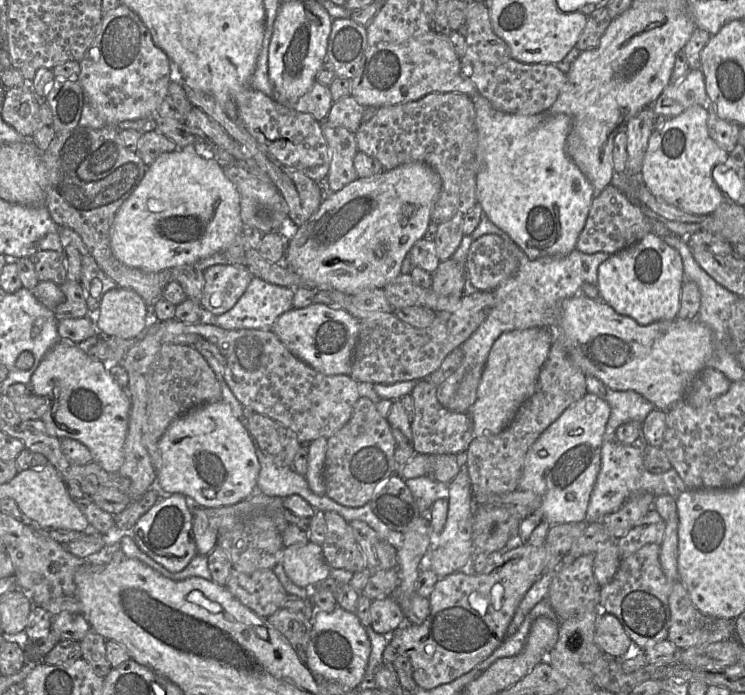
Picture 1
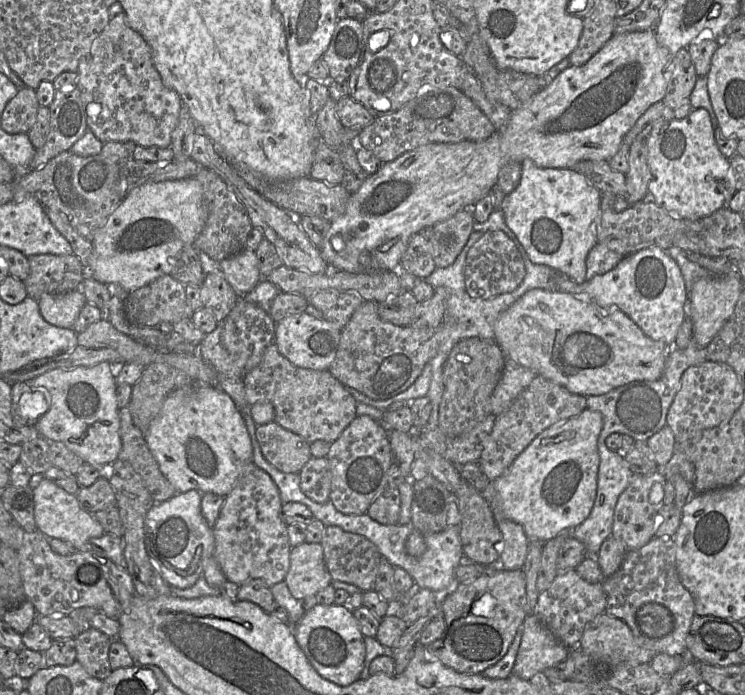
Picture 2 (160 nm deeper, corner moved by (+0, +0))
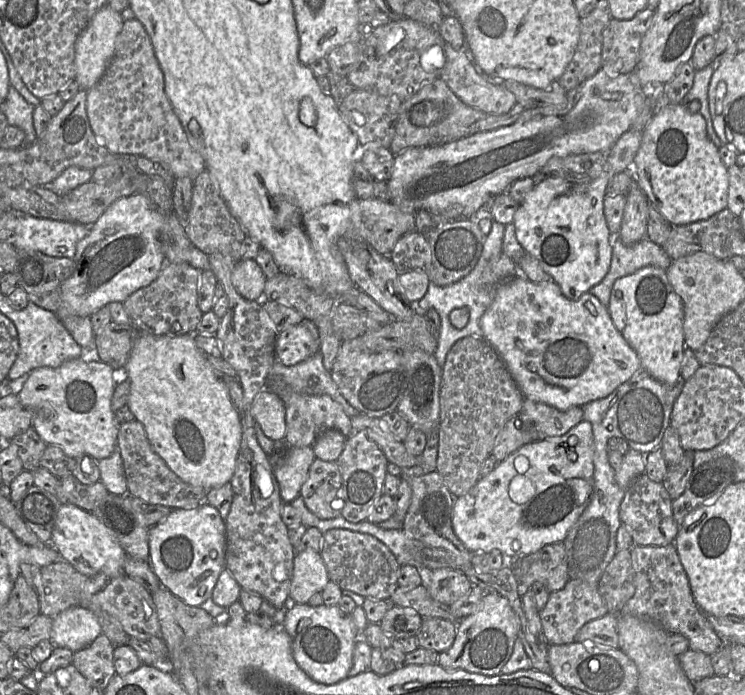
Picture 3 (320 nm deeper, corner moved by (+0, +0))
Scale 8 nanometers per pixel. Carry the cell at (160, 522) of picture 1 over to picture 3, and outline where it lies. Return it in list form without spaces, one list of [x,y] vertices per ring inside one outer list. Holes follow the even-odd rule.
[[[208,502],[194,509],[172,509],[158,524],[149,527],[149,563],[162,585],[190,606],[200,607],[212,597],[218,577],[225,568],[226,525],[218,510]]]

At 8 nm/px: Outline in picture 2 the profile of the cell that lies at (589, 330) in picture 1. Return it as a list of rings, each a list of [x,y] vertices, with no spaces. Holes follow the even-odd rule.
[[[541,288],[527,291],[503,311],[494,324],[494,333],[495,341],[505,357],[572,393],[586,397],[602,395],[634,381],[659,379],[673,347],[647,337],[624,312],[617,308],[602,307],[587,294]]]

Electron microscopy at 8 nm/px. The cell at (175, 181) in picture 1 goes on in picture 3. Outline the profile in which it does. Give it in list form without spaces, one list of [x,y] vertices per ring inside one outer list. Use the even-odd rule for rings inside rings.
[[[143,193],[121,197],[111,204],[77,244],[74,272],[62,285],[60,306],[55,312],[57,318],[61,321],[67,316],[90,317],[111,302],[123,303],[132,293],[153,282],[166,261],[159,241],[164,221],[165,215]]]

